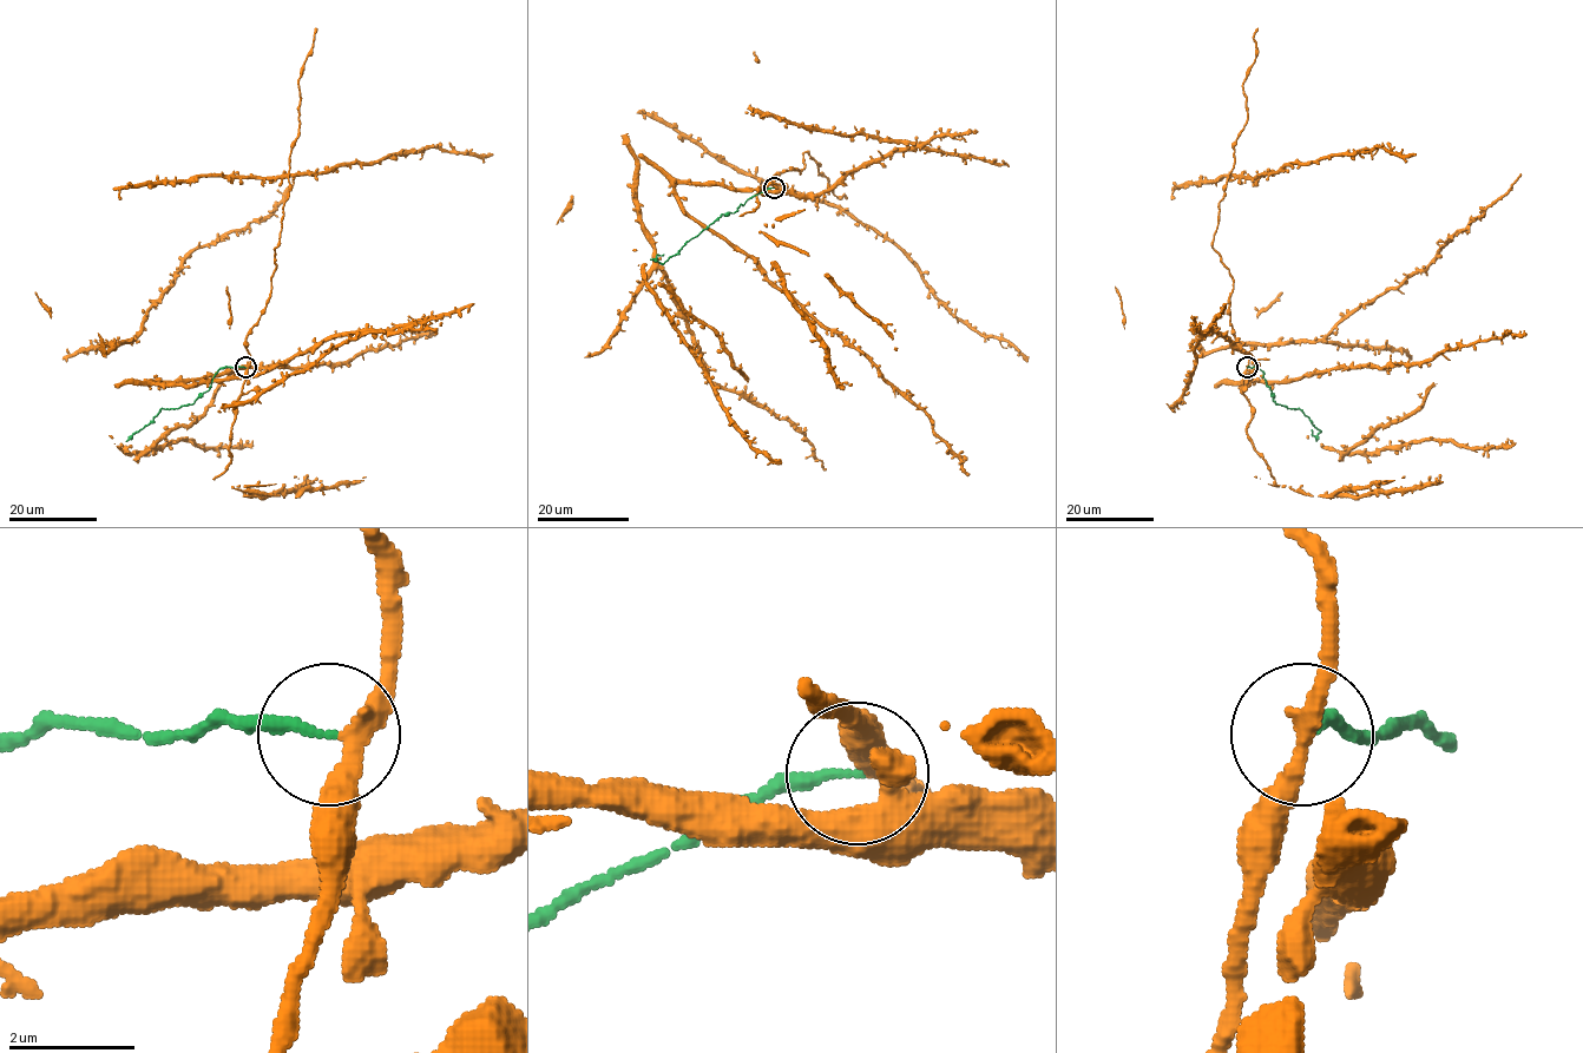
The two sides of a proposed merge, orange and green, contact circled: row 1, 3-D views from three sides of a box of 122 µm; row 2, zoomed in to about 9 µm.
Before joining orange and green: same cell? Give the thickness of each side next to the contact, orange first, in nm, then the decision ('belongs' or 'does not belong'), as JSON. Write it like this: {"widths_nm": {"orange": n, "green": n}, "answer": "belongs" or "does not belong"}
{"widths_nm": {"orange": 280, "green": 170}, "answer": "does not belong"}

